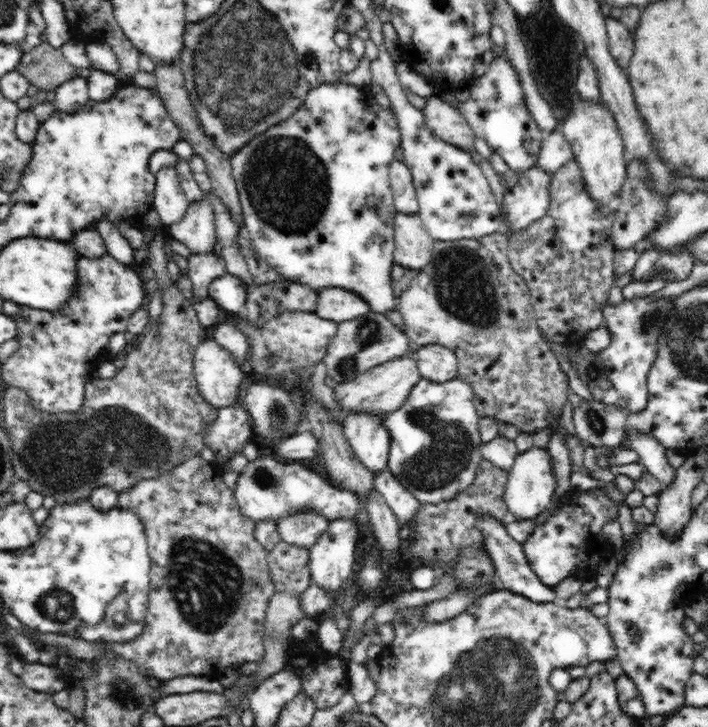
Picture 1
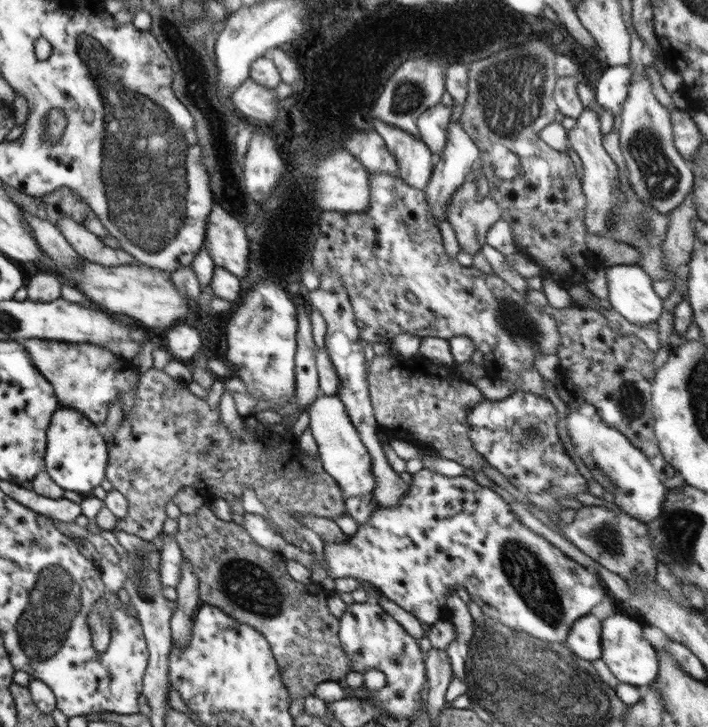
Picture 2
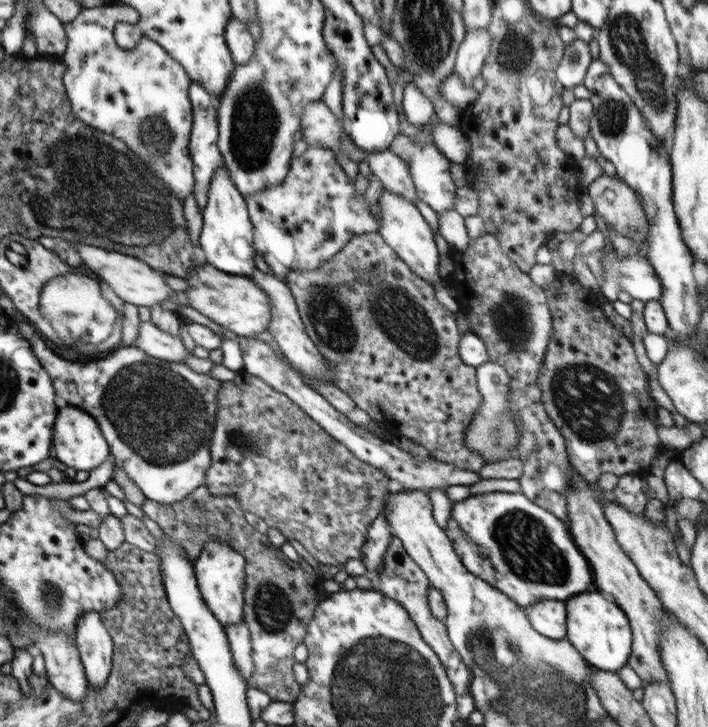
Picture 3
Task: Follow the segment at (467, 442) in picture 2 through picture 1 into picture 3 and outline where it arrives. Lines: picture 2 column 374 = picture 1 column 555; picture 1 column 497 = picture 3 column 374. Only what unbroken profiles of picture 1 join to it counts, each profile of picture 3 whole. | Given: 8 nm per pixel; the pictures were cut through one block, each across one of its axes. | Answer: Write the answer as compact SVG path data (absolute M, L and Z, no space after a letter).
M379 232L351 237L340 252L336 253L330 260L322 263L317 270L292 270L288 272L284 282L292 296L294 296L294 300L296 300L296 306L298 306L298 312L300 312L300 318L308 336L316 345L318 352L322 353L322 357L328 361L330 379L335 380L334 385L347 395L350 395L356 406L366 411L374 421L382 422L382 424L388 426L388 430L398 430L402 436L414 438L418 444L425 446L432 458L435 457L437 460L446 462L446 464L454 464L456 468L479 472L486 462L478 452L472 452L466 446L464 435L466 435L466 429L471 424L475 412L480 409L482 394L480 394L476 382L476 367L464 364L458 354L461 332L459 331L455 314L438 302L434 295L435 290L425 281L422 281L414 272L410 271L410 267L402 262L402 259L391 250Z

